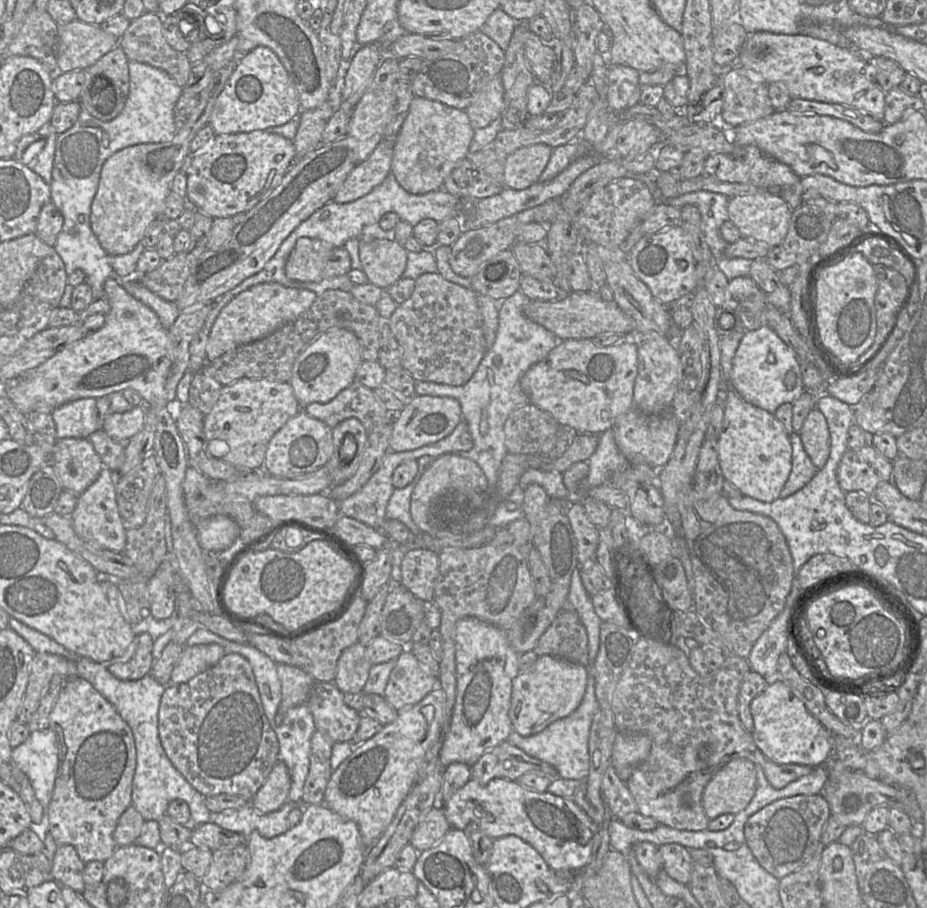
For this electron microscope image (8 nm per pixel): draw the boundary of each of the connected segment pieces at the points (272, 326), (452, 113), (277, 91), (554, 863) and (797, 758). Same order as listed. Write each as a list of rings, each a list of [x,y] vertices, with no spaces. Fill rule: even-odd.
[[[278,283],[257,284],[234,297],[219,313],[208,335],[206,363],[211,363],[236,347],[261,340],[307,311],[317,295],[307,289]]]
[[[414,97],[395,137],[391,172],[410,194],[421,195],[439,190],[452,170],[467,157],[474,132],[464,110],[436,100]]]
[[[257,46],[239,60],[215,102],[208,124],[216,135],[248,133],[281,126],[300,113],[297,91],[278,56],[266,46]]]
[[[471,778],[442,806],[444,815],[452,828],[466,833],[481,831],[492,839],[515,835],[535,848],[553,871],[578,872],[590,862],[592,848],[599,827],[571,798],[556,796],[547,791],[537,792],[523,787],[518,781],[495,778],[481,785]]]
[[[774,677],[766,689],[755,696],[750,703],[754,722],[752,737],[757,748],[776,764],[801,764],[817,767],[832,755],[832,734],[806,709],[803,702],[779,677]]]

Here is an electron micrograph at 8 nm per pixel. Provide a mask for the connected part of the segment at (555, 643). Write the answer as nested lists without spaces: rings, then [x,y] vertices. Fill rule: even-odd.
[[[564,608],[539,638],[533,651],[583,665],[589,670],[588,638],[578,614]]]

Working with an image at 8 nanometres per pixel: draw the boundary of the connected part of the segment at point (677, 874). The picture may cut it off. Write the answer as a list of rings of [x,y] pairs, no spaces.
[[[670,843],[659,846],[658,851],[662,858],[662,869],[677,882],[689,885],[693,864],[689,849]]]

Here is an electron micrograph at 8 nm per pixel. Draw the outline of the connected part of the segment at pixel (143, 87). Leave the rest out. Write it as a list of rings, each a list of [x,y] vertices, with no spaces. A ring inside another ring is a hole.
[[[129,61],[128,68],[129,94],[124,109],[116,118],[101,121],[82,108],[76,123],[57,135],[50,198],[63,215],[64,223],[53,247],[62,259],[67,275],[76,269],[85,273],[85,282],[90,285],[94,300],[105,297],[105,282],[112,278],[131,296],[154,310],[162,326],[168,330],[181,313],[176,303],[167,301],[146,288],[139,280],[139,273],[127,278],[118,276],[90,224],[91,206],[104,162],[126,147],[169,142],[178,131],[175,125],[175,106],[183,94],[182,87],[167,72],[151,65]]]

